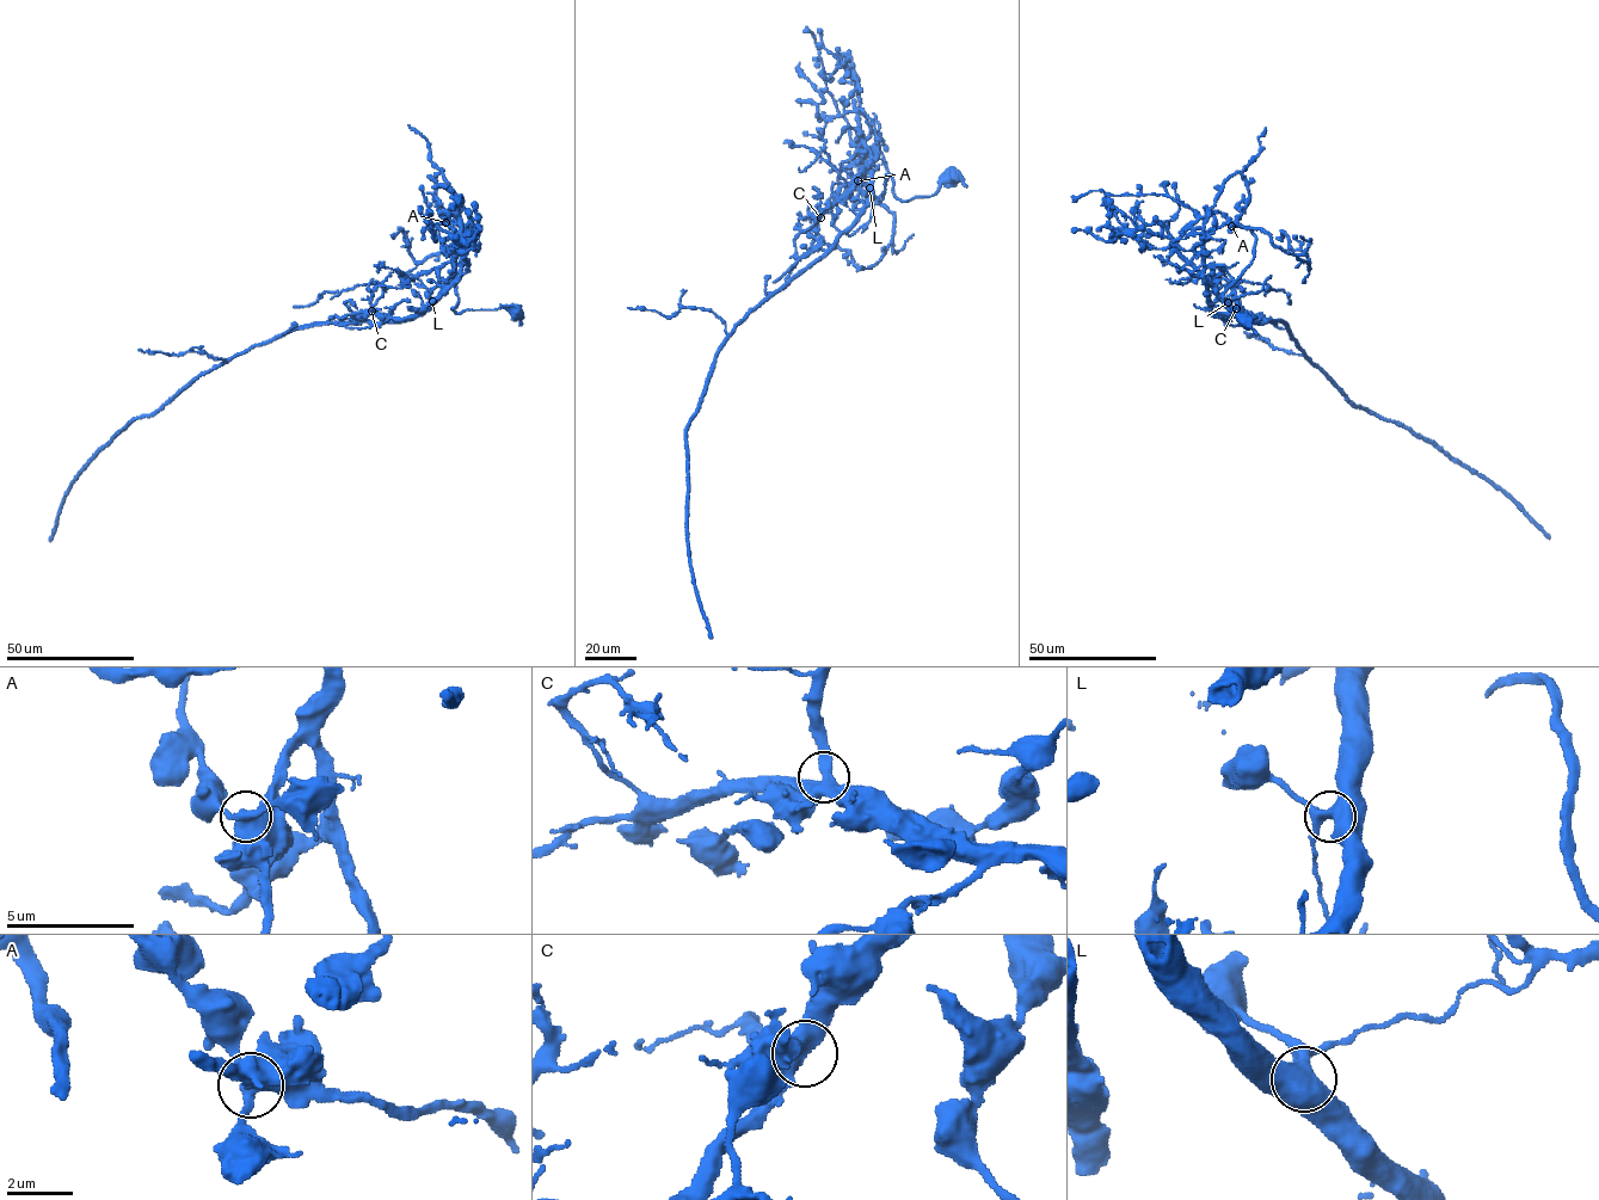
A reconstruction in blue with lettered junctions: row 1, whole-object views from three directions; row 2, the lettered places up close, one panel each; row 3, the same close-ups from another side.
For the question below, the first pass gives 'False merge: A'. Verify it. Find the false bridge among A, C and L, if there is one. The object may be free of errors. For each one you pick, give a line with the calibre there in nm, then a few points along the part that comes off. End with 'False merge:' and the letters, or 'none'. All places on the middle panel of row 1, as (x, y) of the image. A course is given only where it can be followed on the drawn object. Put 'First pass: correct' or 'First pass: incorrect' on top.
First pass: correct
A: calibre 400 nm; course (858, 180), (868, 151), (877, 147), (846, 194), (818, 217), (816, 205), (811, 247), (786, 285), (767, 293)
False merge: A

